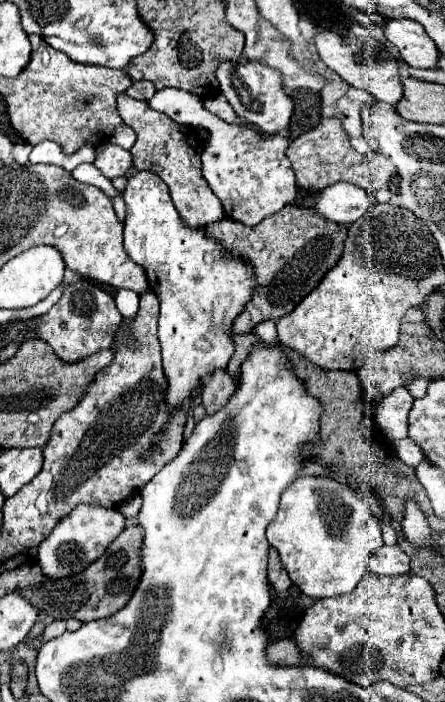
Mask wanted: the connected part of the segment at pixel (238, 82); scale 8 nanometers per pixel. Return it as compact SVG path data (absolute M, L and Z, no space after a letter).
M241 60L239 64L221 64L217 78L221 84L221 92L225 94L237 116L255 126L261 134L273 136L289 126L293 100L283 92L283 84L279 84L281 76L279 72L275 72L275 68L267 68L263 64L243 64Z

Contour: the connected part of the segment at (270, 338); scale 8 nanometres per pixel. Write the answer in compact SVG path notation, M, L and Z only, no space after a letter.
M263 322L263 324L259 324L257 328L255 328L255 334L263 340L263 344L265 342L269 342L269 344L277 344L277 330L275 330L275 322Z

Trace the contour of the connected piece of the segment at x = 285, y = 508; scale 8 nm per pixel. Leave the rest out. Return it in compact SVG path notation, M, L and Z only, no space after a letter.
M297 478L283 492L277 516L267 526L267 540L279 552L293 584L303 594L313 598L329 598L351 592L365 576L369 556L375 554L379 546L383 546L381 528L371 516L367 504L357 496L357 492L351 492L351 488L343 488L343 484L335 484L335 480L323 478Z

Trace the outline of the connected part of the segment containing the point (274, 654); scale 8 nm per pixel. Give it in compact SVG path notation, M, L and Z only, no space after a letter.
M285 638L267 646L267 662L273 666L299 666L301 652L291 638Z

